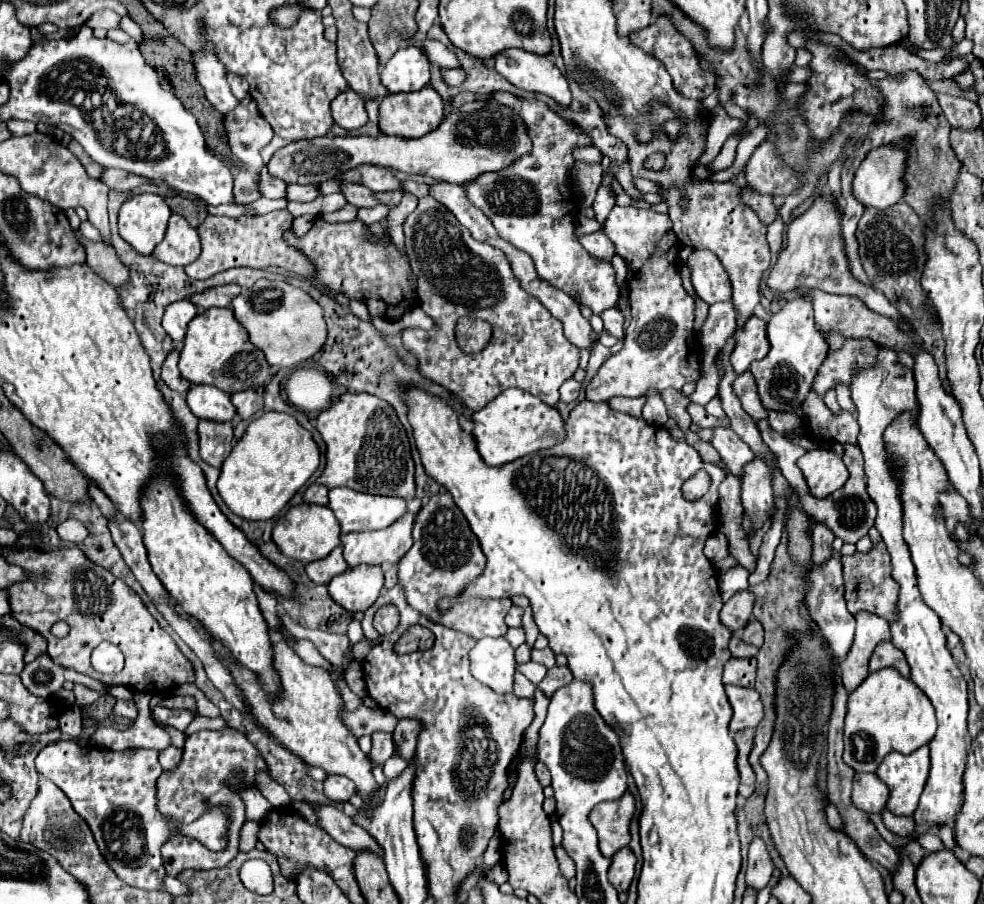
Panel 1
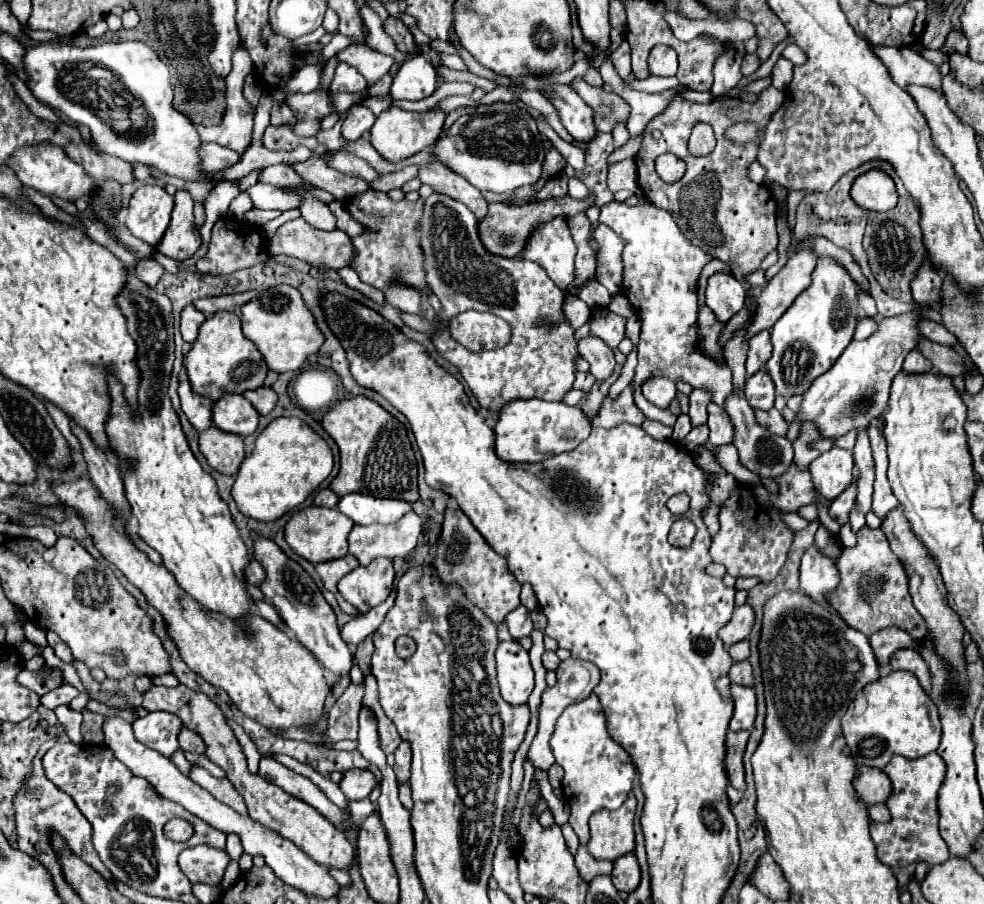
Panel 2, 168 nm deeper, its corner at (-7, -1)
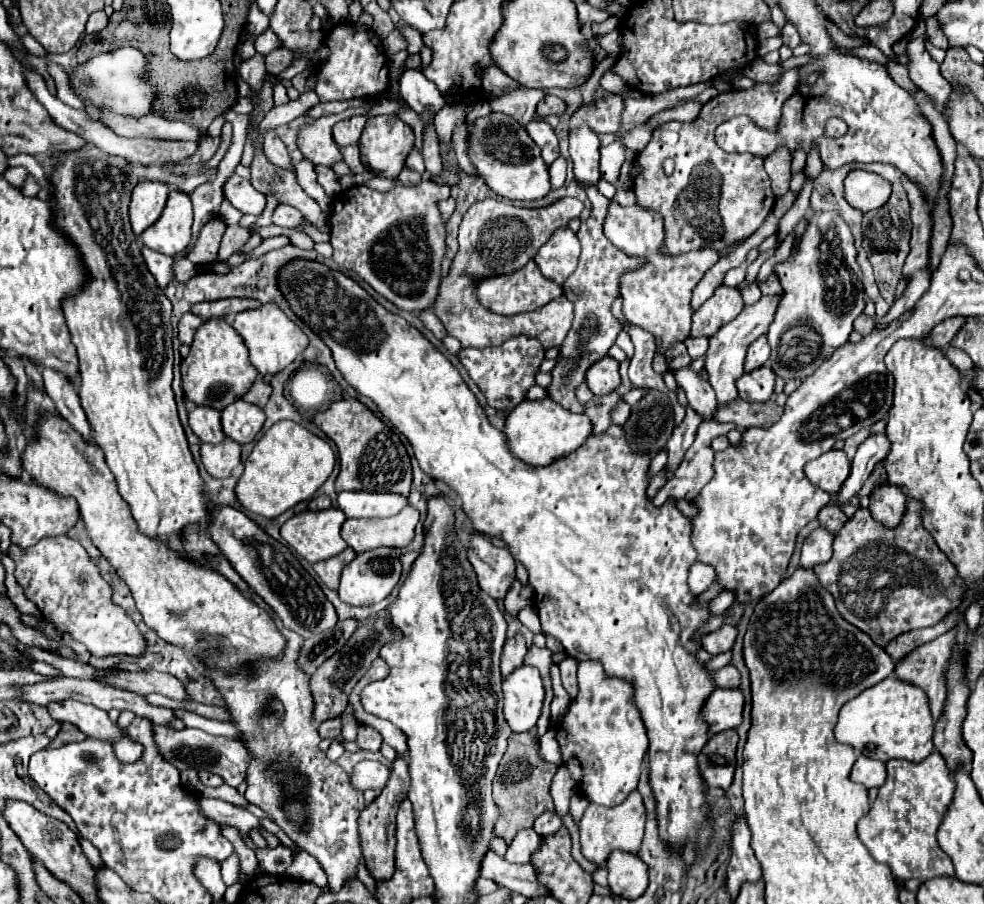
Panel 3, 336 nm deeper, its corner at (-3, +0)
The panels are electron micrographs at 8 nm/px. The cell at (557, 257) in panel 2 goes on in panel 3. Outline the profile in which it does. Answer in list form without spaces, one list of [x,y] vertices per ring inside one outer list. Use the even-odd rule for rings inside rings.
[[[558,228],[556,234],[536,252],[534,262],[550,282],[562,286],[576,270],[580,254],[580,242],[570,228]]]

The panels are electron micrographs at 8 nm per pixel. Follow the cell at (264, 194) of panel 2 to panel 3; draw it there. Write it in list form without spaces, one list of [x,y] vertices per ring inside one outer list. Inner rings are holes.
[[[234,174],[224,184],[224,198],[232,202],[240,212],[244,214],[262,214],[266,208],[266,196],[258,192],[250,180],[242,180],[238,174]]]

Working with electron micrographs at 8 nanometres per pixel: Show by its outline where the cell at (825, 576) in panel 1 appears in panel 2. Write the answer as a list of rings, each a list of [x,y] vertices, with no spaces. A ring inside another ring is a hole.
[[[810,545],[802,555],[800,565],[800,591],[810,595],[816,603],[830,609],[826,601],[826,593],[838,585],[838,569],[836,565],[820,553],[816,545]]]

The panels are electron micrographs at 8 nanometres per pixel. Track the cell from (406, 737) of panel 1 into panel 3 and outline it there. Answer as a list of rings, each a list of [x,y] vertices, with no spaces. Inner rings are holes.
[[[396,758],[392,762],[392,772],[390,778],[384,786],[384,790],[380,792],[380,796],[370,802],[360,818],[358,818],[358,834],[360,834],[360,848],[362,848],[362,856],[366,862],[368,872],[374,876],[376,882],[388,882],[394,874],[394,848],[396,848],[396,810],[400,806],[400,802],[406,798],[410,786],[410,776],[408,776],[408,766],[404,758]]]

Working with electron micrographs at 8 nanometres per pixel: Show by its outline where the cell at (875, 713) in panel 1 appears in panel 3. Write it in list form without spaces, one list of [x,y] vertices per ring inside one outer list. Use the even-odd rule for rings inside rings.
[[[886,678],[846,702],[840,710],[834,734],[838,742],[848,744],[858,754],[880,762],[888,762],[892,758],[920,762],[934,750],[934,718],[926,694],[918,686],[896,678]]]

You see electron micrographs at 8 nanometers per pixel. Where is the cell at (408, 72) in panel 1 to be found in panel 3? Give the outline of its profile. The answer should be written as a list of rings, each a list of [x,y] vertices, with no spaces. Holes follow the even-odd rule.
[[[408,68],[406,72],[402,72],[400,96],[414,112],[424,112],[426,108],[440,110],[444,106],[440,90],[422,74],[420,68]]]

